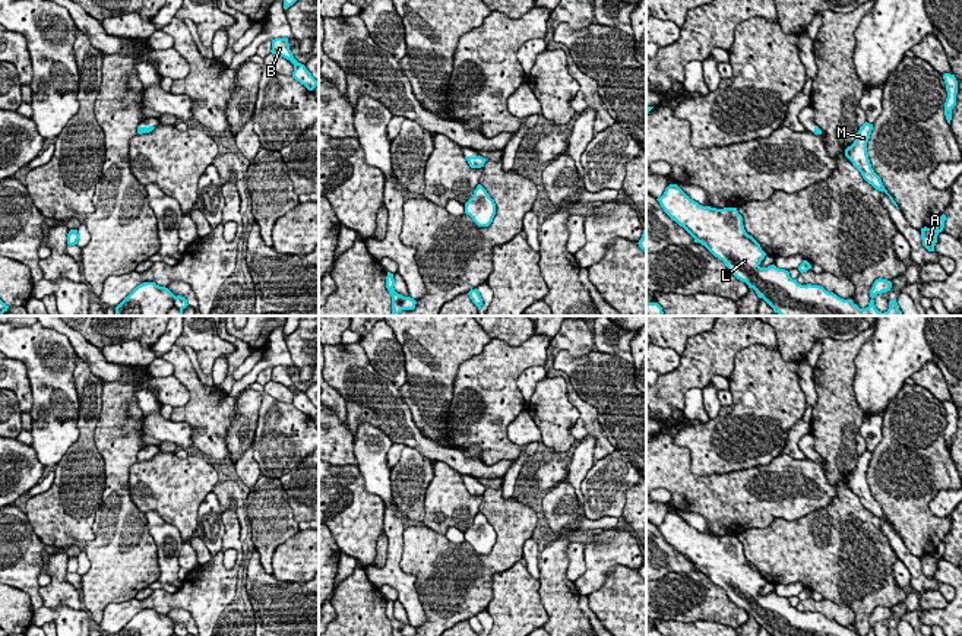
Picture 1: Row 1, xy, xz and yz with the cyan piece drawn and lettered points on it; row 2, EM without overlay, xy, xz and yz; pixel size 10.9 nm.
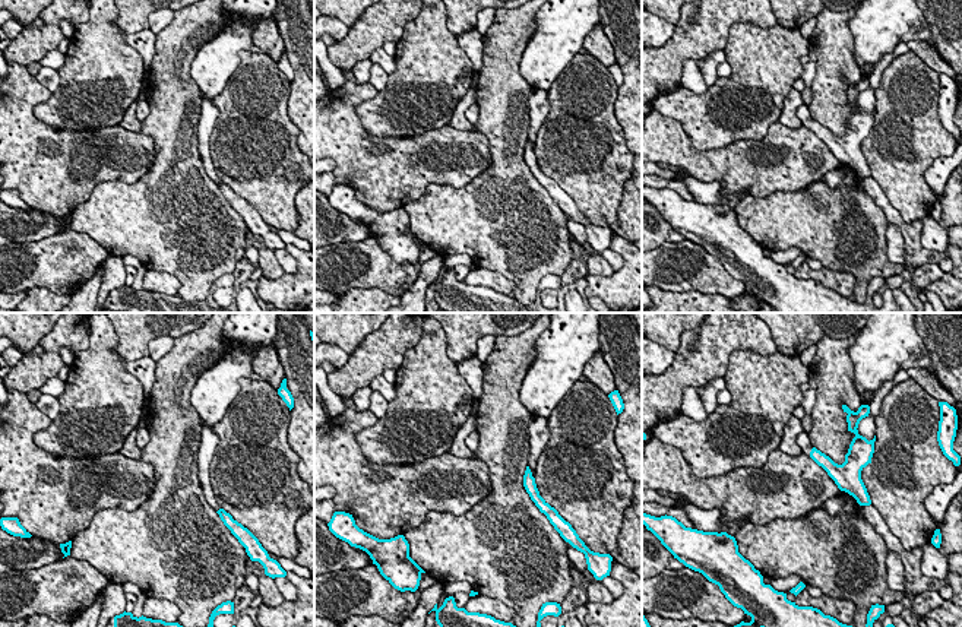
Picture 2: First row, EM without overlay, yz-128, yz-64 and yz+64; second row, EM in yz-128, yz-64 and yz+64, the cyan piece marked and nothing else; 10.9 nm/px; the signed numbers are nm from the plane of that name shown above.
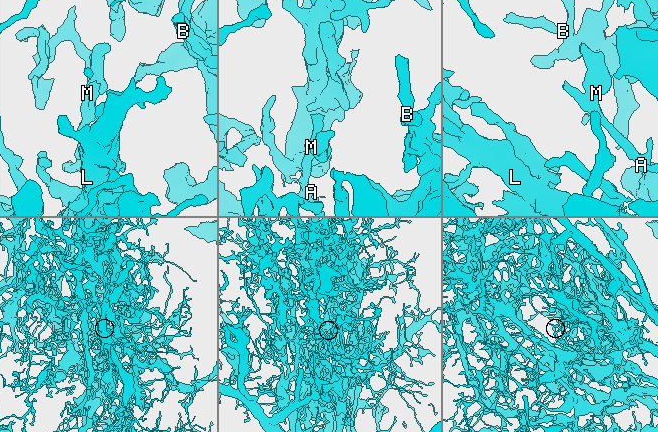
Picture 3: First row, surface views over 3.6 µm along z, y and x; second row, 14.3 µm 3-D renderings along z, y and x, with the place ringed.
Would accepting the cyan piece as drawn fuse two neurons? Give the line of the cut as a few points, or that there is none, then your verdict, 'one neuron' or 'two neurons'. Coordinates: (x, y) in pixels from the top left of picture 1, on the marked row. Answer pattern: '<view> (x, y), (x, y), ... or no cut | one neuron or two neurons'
no cut | one neuron

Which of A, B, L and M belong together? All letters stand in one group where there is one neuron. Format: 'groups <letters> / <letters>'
groups A B L M

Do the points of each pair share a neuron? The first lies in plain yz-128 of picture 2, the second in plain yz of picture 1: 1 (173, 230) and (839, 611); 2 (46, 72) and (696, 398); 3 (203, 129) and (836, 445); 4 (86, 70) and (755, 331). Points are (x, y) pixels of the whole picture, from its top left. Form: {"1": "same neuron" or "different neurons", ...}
{"1": "different neurons", "2": "different neurons", "3": "different neurons", "4": "different neurons"}

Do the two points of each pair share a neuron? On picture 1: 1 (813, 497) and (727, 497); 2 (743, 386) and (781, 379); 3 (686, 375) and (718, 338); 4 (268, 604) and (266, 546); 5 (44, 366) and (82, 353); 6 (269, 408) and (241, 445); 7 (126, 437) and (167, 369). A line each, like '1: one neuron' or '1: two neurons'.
1: one neuron
2: one neuron
3: one neuron
4: two neurons
5: two neurons
6: two neurons
7: two neurons

